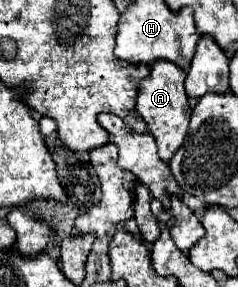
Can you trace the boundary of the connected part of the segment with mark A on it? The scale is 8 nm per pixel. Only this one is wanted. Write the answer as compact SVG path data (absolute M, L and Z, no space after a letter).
M155 61L151 67L151 73L147 79L139 81L137 85L137 111L145 119L149 133L155 137L157 147L159 147L159 157L167 163L173 153L179 149L187 135L187 125L189 125L189 115L191 115L191 105L187 101L187 93L183 87L185 81L185 71L179 69L177 65L171 65L171 61Z

